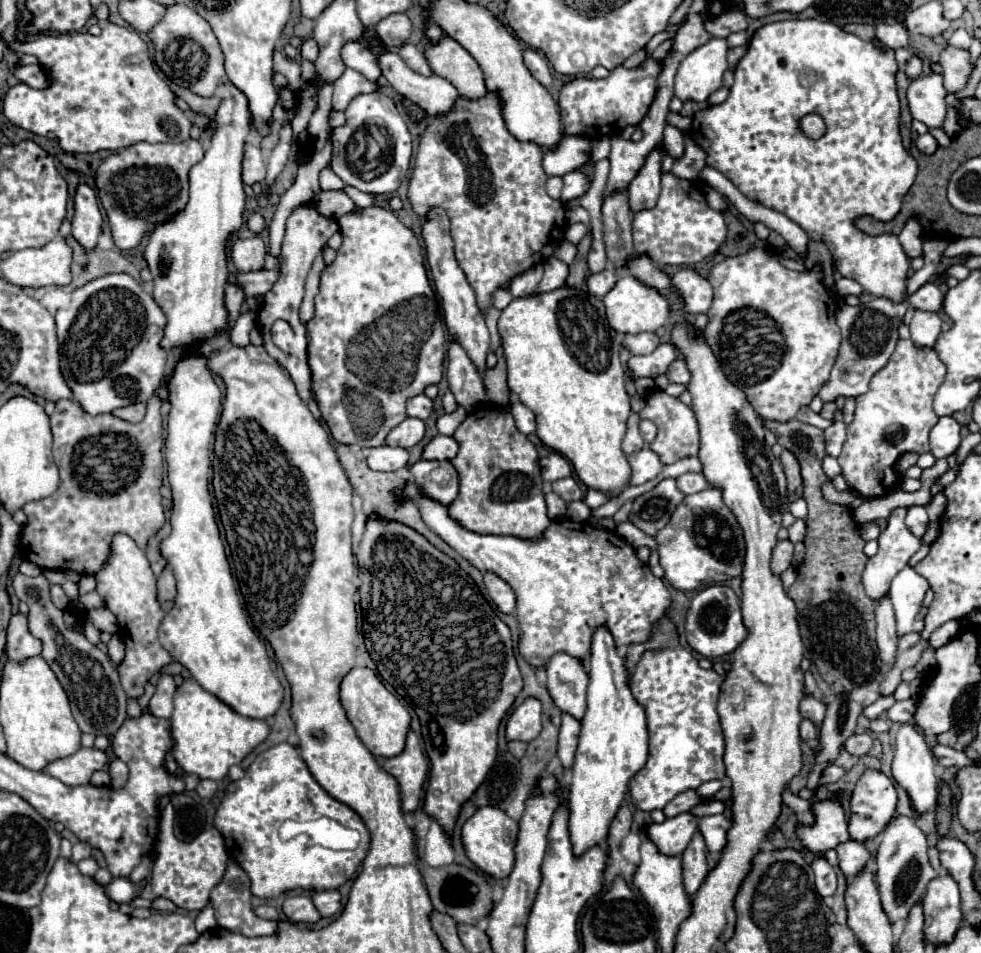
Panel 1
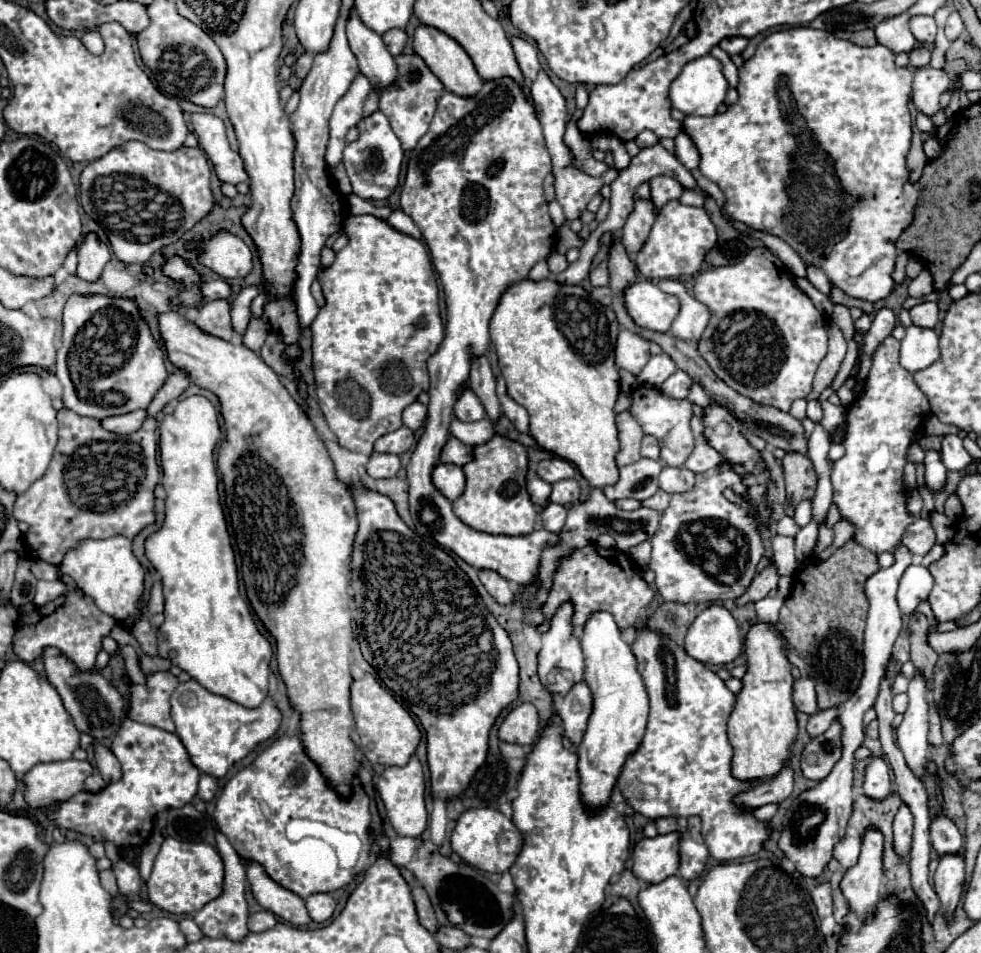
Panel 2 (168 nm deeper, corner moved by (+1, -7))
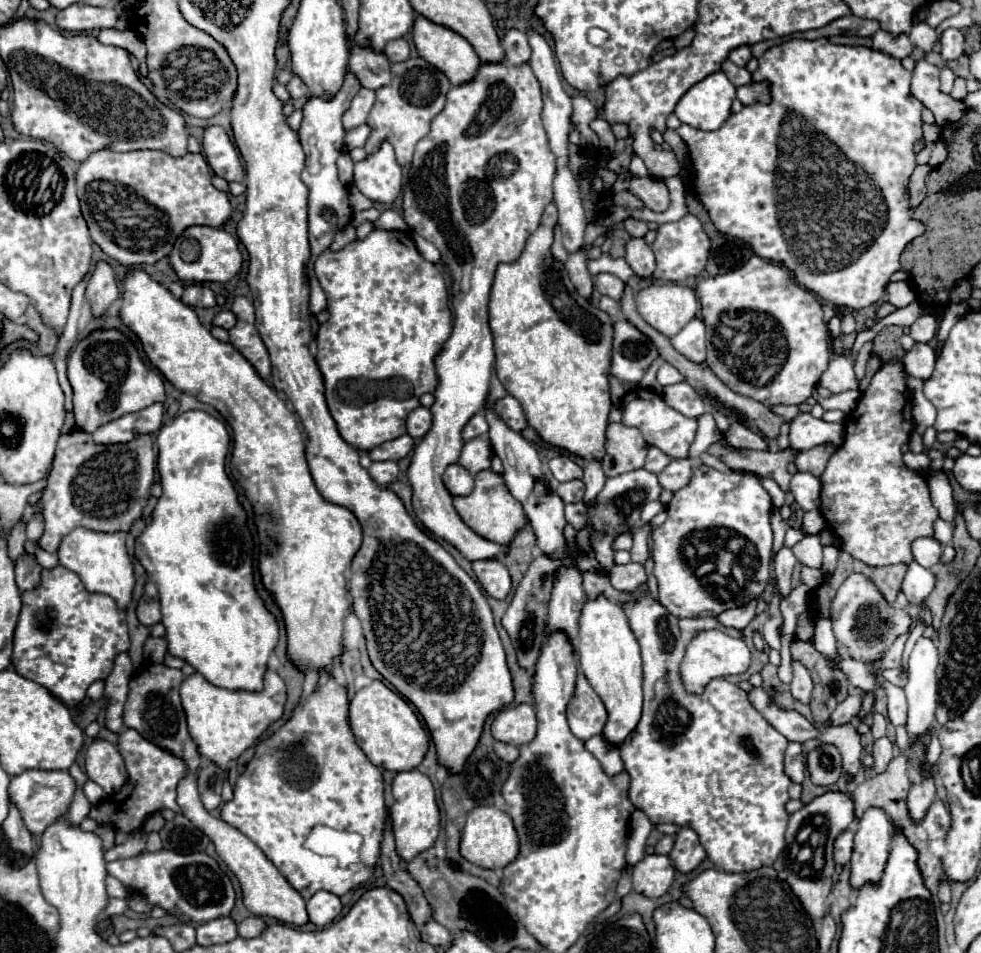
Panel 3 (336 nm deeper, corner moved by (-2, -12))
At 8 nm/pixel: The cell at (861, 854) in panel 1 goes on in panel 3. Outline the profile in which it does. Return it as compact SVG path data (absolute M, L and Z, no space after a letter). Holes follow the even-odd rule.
M846 830L834 842L834 862L842 864L842 866L850 864L852 850L854 850L854 834L850 830Z

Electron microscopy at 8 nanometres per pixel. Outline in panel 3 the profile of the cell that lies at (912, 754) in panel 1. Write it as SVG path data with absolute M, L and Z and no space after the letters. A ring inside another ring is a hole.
M920 638L910 654L910 668L908 668L908 684L904 686L908 698L908 720L906 730L910 736L910 744L914 744L920 736L928 734L934 726L934 712L938 704L938 680L936 680L936 666L938 666L938 650L930 638Z

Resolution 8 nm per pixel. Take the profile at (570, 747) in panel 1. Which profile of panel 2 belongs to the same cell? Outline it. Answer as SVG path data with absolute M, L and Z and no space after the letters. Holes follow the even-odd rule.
M585 681L575 683L565 697L557 699L555 707L557 707L559 717L563 719L565 737L569 737L575 745L579 745L585 735L589 715L593 711L591 689L587 687Z

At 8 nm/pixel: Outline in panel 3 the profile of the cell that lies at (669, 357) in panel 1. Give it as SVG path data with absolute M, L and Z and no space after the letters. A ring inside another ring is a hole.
M666 362L660 366L656 378L658 378L658 384L660 386L670 386L670 384L676 384L676 382L682 382L684 380L682 374L672 364L666 364Z

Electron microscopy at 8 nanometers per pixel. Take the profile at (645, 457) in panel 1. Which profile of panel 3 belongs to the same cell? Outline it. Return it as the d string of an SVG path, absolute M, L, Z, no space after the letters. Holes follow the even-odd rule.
M638 468L638 470L632 470L632 472L626 472L626 474L620 474L620 476L614 476L614 478L608 478L602 492L598 494L596 498L596 506L590 508L586 506L584 502L576 502L576 504L568 504L564 508L566 512L566 520L576 528L580 530L584 524L592 524L596 528L596 538L592 542L592 548L594 548L594 558L602 564L602 568L612 568L614 566L614 552L612 552L612 540L620 534L626 534L628 530L632 530L636 524L640 524L640 510L646 502L650 500L658 500L662 488L658 484L658 476L654 472L648 472L644 468Z

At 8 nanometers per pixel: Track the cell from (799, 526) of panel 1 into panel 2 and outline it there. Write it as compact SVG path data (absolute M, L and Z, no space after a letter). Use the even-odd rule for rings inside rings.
M773 537L773 565L777 567L779 575L791 575L797 569L797 559L795 559L795 545L793 537Z

